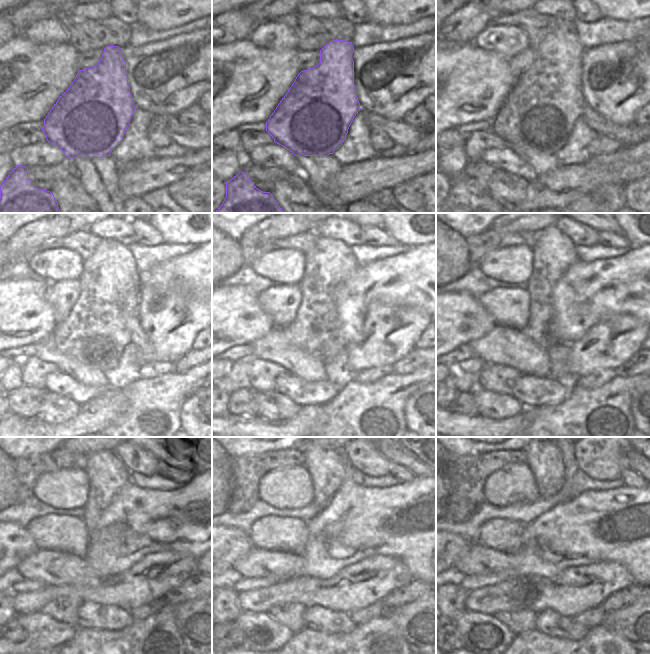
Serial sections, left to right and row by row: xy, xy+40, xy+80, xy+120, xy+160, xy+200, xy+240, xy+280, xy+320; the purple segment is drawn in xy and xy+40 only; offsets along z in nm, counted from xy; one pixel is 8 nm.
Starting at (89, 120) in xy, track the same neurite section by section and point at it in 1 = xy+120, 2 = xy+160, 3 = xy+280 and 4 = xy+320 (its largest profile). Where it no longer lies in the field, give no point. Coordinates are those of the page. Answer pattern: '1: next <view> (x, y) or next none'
1: next xy+120 (93, 333)
2: next xy+160 (316, 329)
3: next xy+280 (327, 468)
4: next xy+320 (543, 457)

